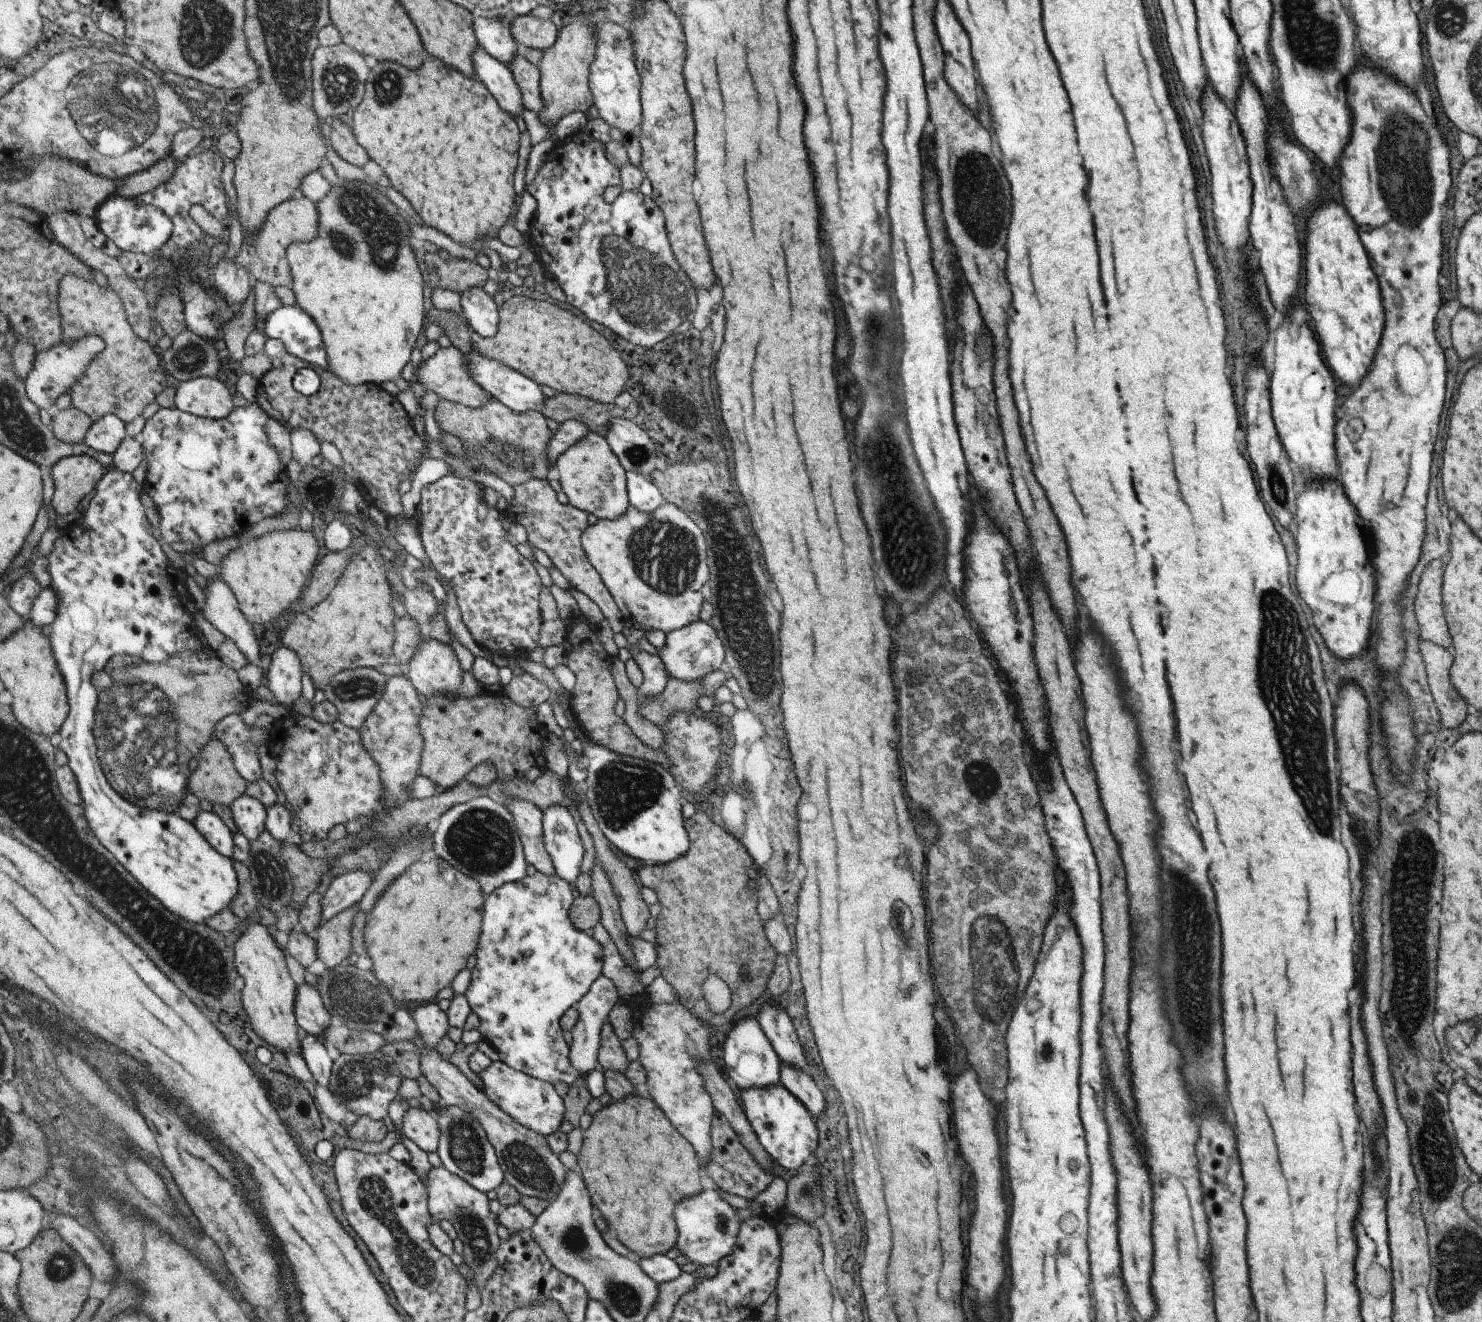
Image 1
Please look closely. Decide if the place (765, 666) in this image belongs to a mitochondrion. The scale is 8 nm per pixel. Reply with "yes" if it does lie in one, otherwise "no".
yes

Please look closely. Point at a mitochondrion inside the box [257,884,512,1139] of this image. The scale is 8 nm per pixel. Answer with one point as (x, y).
(355, 997)

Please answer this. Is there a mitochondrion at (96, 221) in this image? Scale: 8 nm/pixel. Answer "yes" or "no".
no

